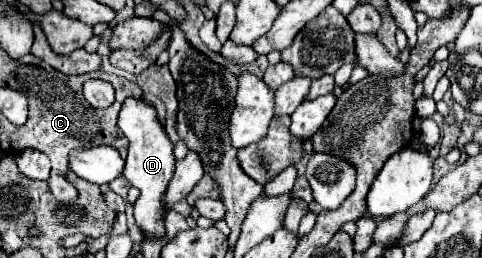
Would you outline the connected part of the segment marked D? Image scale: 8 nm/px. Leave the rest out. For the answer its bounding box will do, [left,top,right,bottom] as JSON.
[119,99,175,241]

